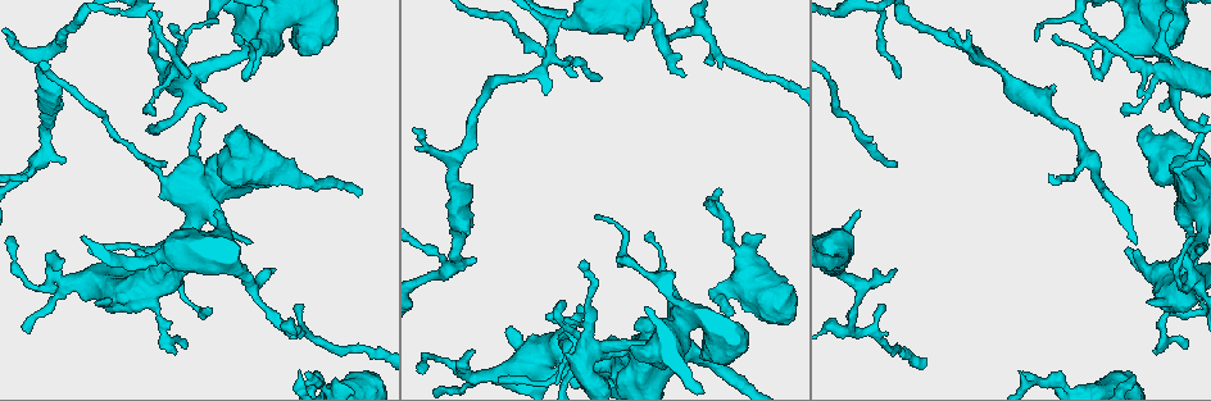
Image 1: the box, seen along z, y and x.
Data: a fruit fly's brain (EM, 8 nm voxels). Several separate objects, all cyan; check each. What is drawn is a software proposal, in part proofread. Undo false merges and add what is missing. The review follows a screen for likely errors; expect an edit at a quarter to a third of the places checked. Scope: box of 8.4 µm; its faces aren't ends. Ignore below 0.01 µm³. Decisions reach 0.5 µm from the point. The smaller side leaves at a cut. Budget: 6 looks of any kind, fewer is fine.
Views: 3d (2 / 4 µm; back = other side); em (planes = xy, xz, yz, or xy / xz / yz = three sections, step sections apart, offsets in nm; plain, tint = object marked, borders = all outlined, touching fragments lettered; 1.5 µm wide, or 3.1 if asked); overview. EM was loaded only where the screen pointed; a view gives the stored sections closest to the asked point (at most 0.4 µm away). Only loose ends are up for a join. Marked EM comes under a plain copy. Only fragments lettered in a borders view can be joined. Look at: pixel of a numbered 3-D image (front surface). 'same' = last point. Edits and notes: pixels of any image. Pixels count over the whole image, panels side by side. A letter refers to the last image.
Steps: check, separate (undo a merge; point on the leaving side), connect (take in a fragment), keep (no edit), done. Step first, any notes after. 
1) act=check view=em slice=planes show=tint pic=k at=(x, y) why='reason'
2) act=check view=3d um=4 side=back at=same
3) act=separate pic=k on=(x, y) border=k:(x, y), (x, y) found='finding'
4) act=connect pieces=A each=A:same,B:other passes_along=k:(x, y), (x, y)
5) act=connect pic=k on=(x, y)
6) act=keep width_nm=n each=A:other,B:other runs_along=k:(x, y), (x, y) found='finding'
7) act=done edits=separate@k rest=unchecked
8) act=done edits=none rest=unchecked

act=check view=3d um=2 pic=1 at=(275, 268) why='an open end'

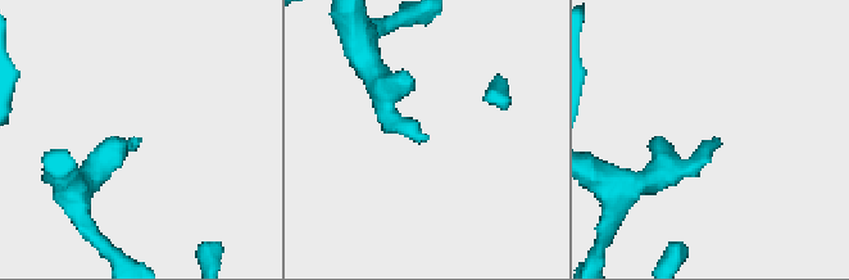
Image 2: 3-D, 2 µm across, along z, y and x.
act=check view=em slice=planes show=borders pic=2 at=(428, 135) why='shape alone is not enough'

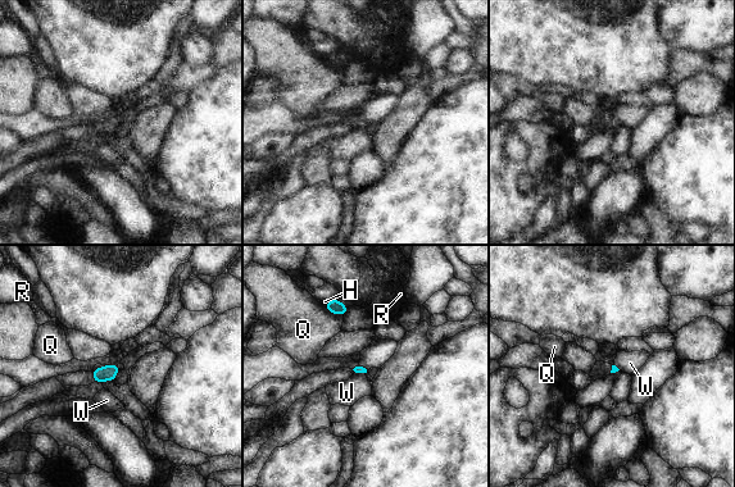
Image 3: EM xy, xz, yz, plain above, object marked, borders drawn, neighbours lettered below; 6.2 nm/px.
act=keep each=H:other,Q:other,R:other,W:other found='no lettered fragment goes on from it'

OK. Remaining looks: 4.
act=check view=3d um=4 pic=1 at=(1133, 376) why='branch stops here'

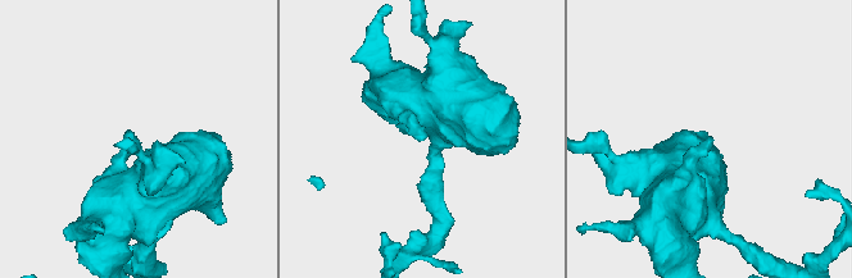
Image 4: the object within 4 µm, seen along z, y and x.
act=check view=em slice=yz step=4 show=borders pic=4 at=(712, 137) why='shape alone is not enough'

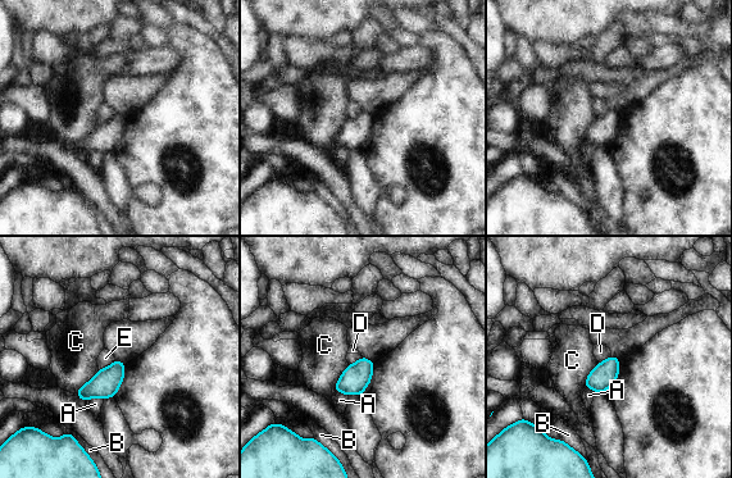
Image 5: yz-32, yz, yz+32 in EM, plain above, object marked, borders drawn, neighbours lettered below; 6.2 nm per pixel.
act=check view=em slice=planes show=borders at=same

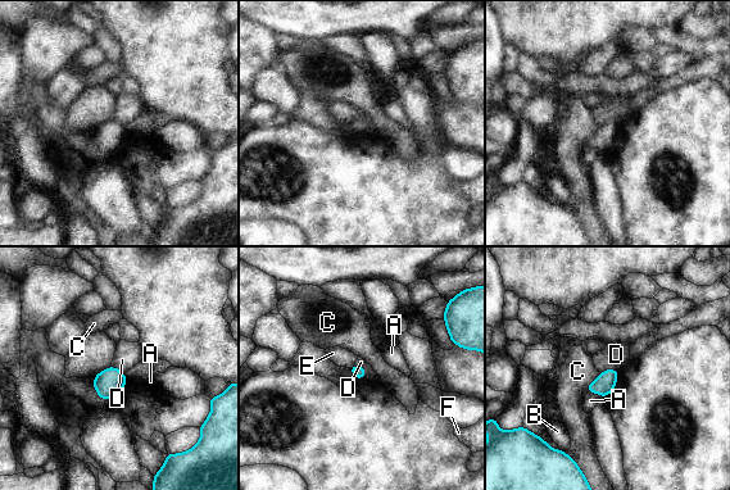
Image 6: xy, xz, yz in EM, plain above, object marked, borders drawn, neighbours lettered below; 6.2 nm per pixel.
act=keep each=A:other,B:other,C:other,D:other,E:other,F:other border=6:(356, 364), (364, 370), (363, 379) found='no lettered fragment goes on from it'

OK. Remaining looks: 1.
act=done edits=none rest=unchecked

